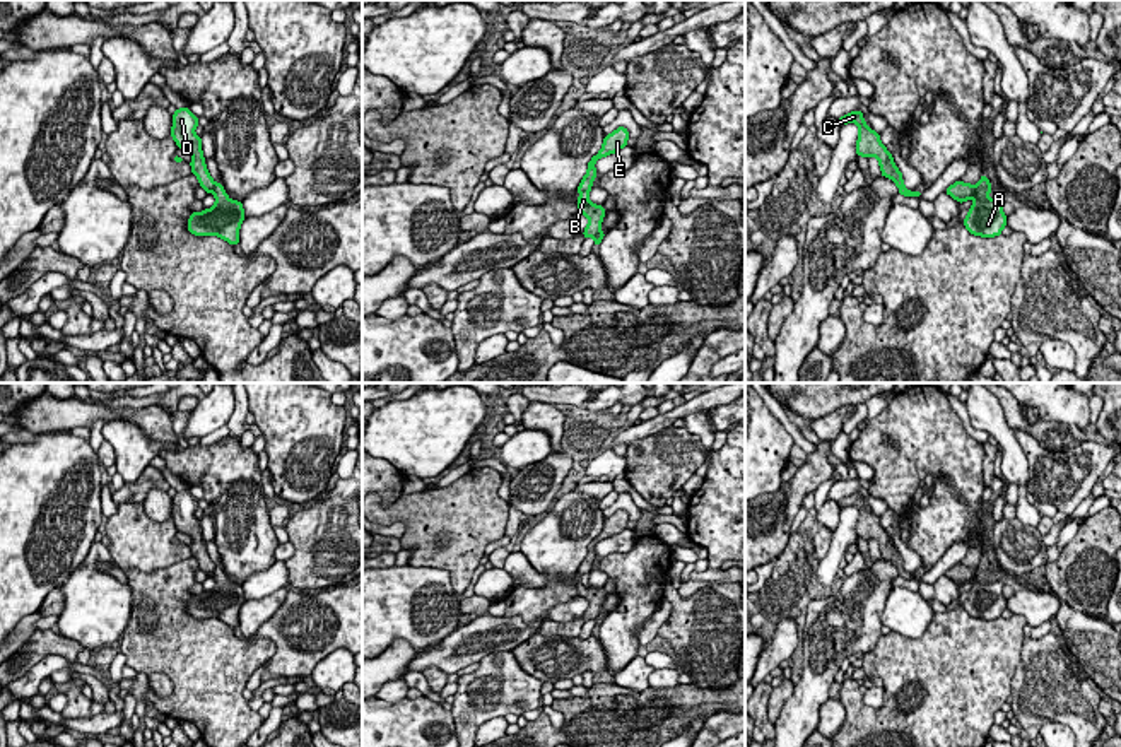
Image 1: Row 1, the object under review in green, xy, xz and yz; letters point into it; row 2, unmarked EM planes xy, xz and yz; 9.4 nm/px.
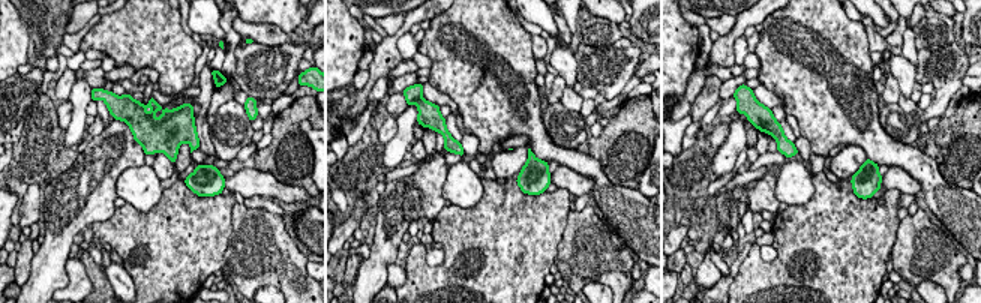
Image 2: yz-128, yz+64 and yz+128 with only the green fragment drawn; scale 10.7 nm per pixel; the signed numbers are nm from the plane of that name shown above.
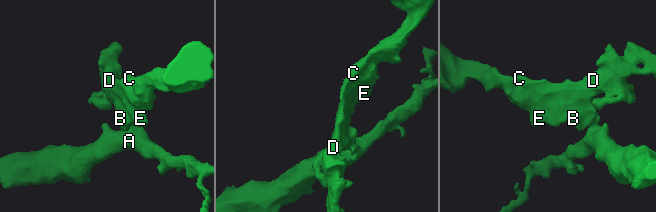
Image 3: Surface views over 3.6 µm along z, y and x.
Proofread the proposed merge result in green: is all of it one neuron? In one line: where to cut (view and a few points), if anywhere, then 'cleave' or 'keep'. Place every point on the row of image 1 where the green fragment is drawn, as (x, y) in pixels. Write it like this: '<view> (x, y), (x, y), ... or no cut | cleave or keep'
yz (978, 185), (973, 197) | cleave

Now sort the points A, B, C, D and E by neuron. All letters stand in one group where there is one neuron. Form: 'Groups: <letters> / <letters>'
Groups: A / B C D E

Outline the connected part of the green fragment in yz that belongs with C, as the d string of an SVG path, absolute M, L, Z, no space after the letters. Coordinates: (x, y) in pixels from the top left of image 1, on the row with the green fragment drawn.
M851 111L841 118L837 118L839 126L846 125L846 123L856 123L860 128L858 133L858 140L856 140L856 156L863 156L863 157L877 157L878 164L880 164L880 171L883 178L890 178L897 188L899 193L904 197L919 197L921 198L921 190L916 191L909 191L904 186L902 181L902 173L899 171L899 168L894 164L894 157L892 152L887 150L887 147L882 145L880 142L880 133L877 133L875 130L868 128L863 118L861 111Z

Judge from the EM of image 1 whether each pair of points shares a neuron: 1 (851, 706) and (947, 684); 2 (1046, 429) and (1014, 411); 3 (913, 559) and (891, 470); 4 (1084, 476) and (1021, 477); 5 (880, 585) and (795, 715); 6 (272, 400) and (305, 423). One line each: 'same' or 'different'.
1: same
2: same
3: different
4: different
5: same
6: same

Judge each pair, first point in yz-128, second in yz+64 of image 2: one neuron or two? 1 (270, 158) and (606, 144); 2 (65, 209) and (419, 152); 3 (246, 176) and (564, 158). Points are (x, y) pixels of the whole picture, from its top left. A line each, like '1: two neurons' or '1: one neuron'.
1: one neuron
2: two neurons
3: two neurons

